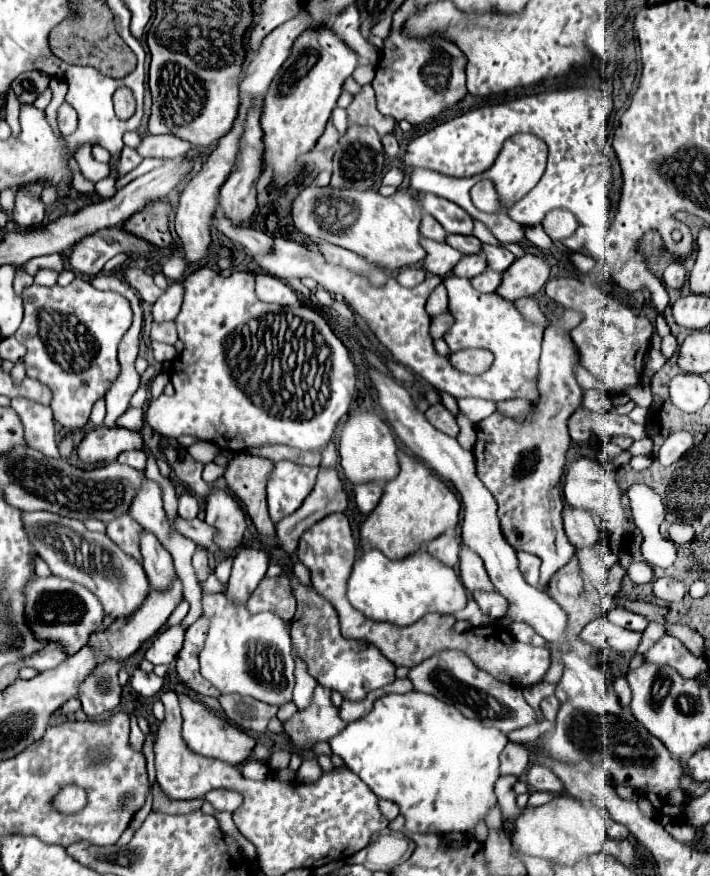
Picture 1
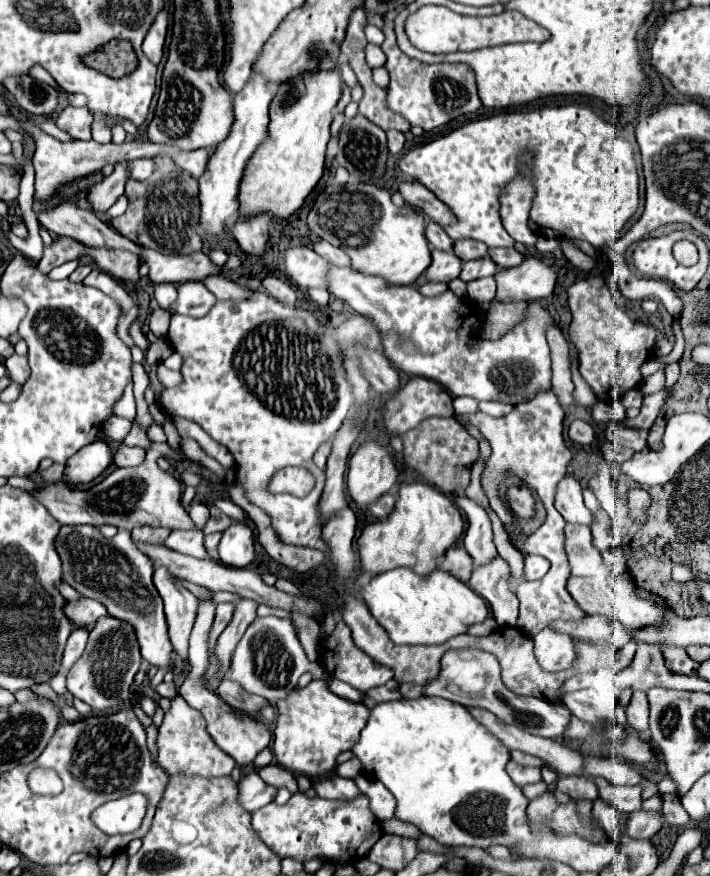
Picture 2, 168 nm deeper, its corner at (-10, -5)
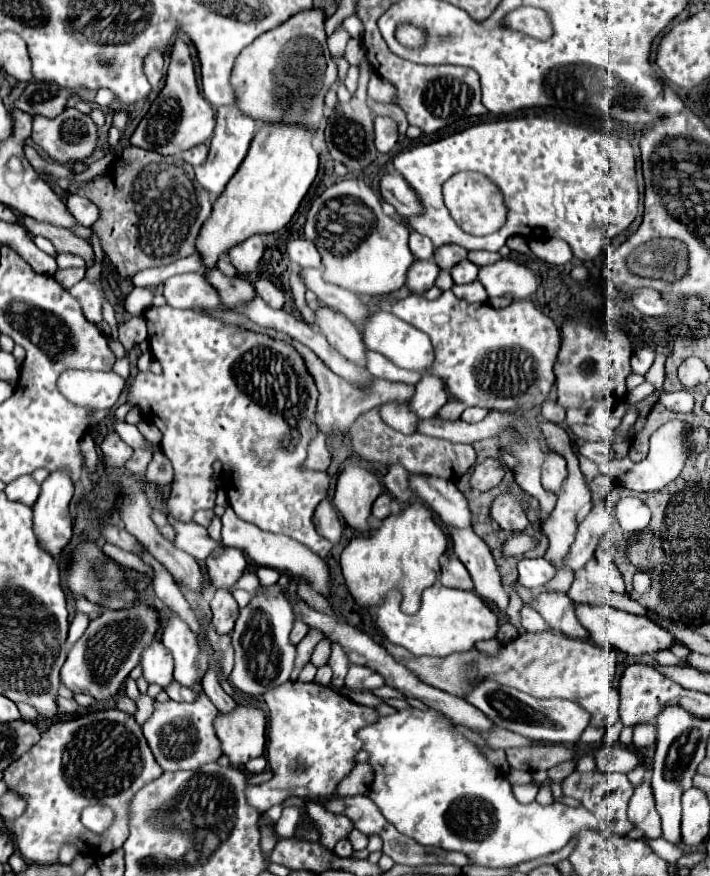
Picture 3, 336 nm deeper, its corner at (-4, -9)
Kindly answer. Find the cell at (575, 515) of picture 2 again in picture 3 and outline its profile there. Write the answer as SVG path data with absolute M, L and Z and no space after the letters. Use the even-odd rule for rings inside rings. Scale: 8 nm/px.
M546 453L546 461L542 465L542 487L560 497L564 491L566 475L566 459L556 453Z

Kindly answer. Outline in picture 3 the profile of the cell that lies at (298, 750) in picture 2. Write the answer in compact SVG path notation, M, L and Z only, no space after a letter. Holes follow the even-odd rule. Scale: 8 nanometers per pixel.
M286 681L278 689L270 689L264 703L268 705L269 717L266 754L274 777L264 785L266 797L260 797L260 793L248 793L246 789L248 805L266 813L272 805L280 805L290 795L312 801L332 797L338 783L354 767L354 755L362 747L356 731L374 723L378 713L324 685L300 681Z

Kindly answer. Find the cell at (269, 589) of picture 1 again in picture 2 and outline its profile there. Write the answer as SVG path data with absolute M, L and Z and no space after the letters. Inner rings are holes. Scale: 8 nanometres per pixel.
M302 613L294 615L294 625L298 631L298 639L308 655L310 661L318 661L318 633L320 633L320 623L312 617L304 617Z

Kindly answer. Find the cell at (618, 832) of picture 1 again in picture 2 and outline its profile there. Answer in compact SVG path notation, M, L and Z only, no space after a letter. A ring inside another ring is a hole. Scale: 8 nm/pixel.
M634 811L628 817L628 837L632 839L650 839L662 829L662 813L660 811Z

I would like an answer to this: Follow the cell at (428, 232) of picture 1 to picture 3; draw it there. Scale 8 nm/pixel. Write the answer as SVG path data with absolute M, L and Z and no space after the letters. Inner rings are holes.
M412 231L412 235L410 235L410 245L412 245L410 249L412 249L416 259L432 259L434 257L436 247L432 245L432 241L416 231Z

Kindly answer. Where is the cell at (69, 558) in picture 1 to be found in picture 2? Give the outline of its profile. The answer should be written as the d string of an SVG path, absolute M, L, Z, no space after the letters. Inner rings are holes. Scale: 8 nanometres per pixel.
M90 525L62 527L56 539L56 551L62 559L62 579L72 585L80 595L100 601L112 617L124 619L134 625L142 657L158 669L168 669L172 665L172 649L162 599L156 593L156 587L152 585L152 561L136 549L130 531L122 529L116 533L116 537L104 539L104 535Z

